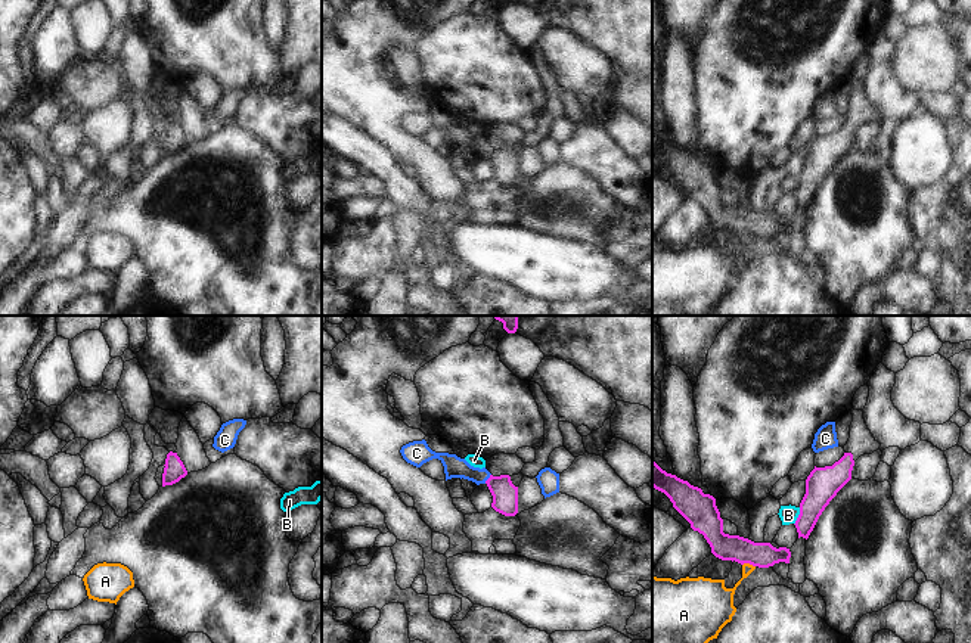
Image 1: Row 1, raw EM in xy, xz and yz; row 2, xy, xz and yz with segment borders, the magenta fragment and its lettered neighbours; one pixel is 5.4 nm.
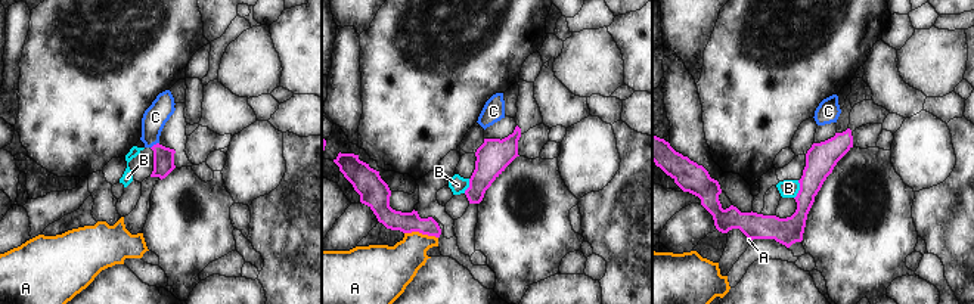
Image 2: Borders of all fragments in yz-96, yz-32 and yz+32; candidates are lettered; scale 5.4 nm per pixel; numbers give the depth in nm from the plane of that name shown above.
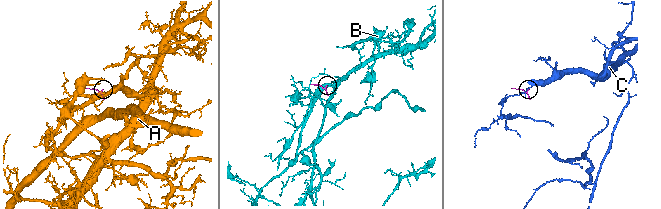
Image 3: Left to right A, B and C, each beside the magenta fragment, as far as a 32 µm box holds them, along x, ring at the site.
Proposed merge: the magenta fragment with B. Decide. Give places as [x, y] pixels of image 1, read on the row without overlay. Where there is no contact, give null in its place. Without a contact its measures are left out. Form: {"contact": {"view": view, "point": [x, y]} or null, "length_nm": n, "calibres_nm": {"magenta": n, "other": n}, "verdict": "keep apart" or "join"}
{"contact": {"view": "yz", "point": [799, 186]}, "length_nm": 100, "calibres_nm": {"magenta": 180, "other": 100}, "verdict": "keep apart"}

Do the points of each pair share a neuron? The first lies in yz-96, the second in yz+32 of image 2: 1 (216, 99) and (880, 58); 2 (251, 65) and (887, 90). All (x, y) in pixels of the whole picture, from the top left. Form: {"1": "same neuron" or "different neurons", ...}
{"1": "same neuron", "2": "different neurons"}

